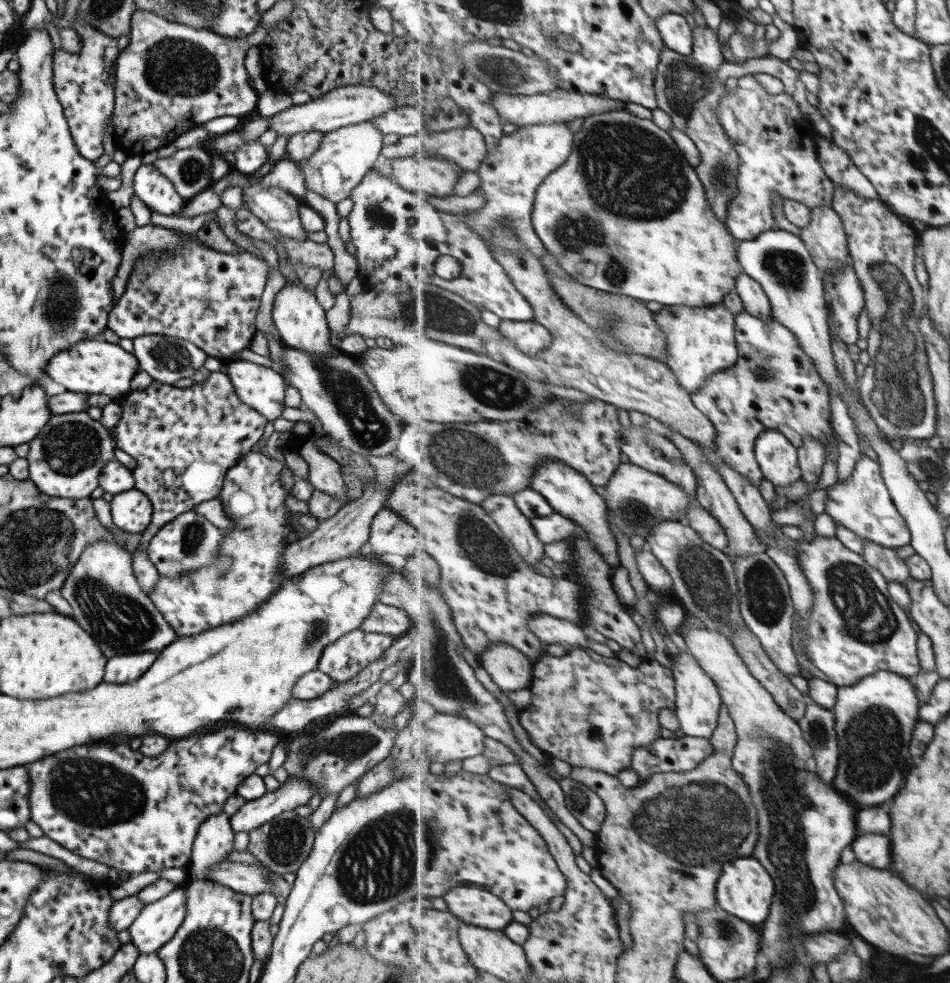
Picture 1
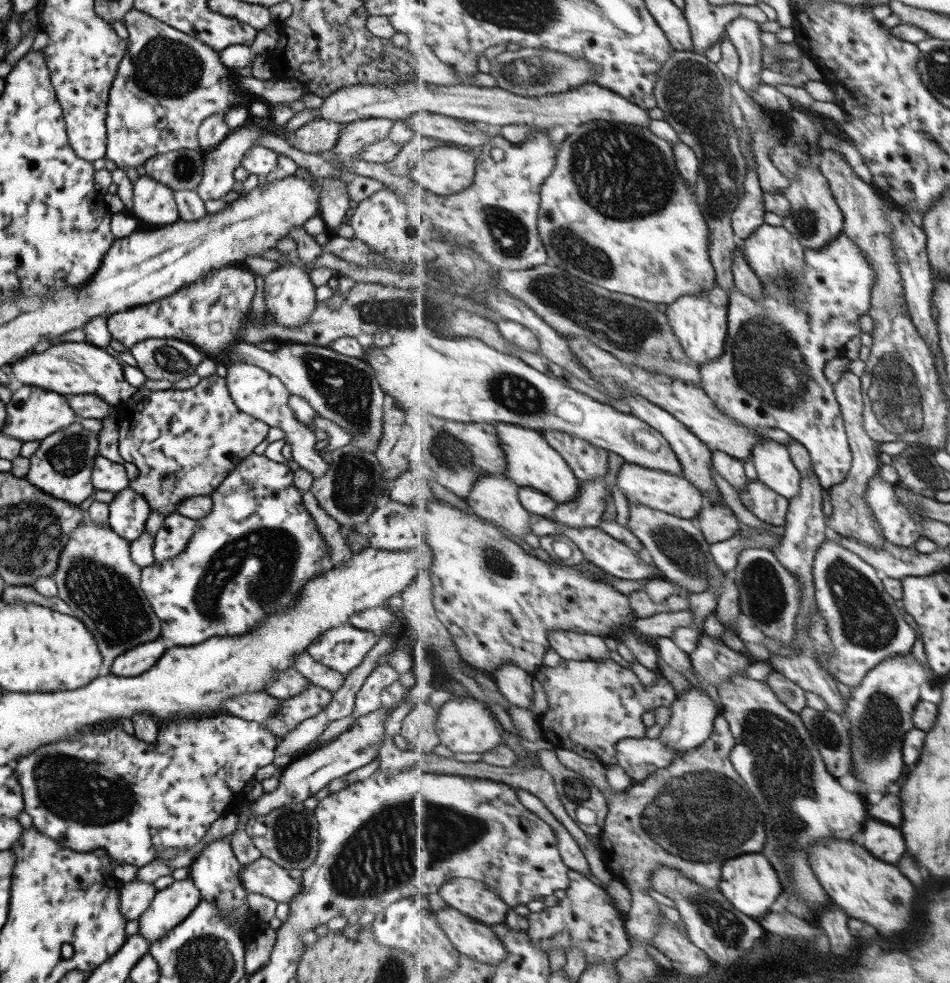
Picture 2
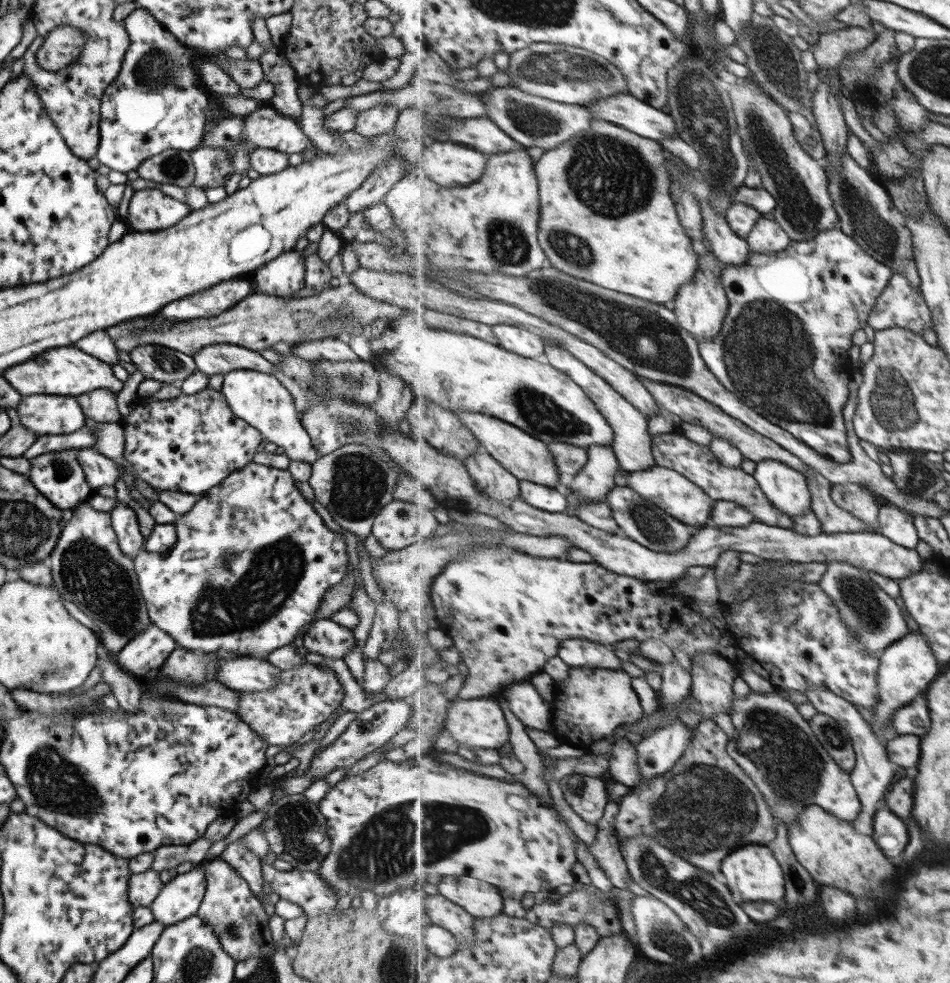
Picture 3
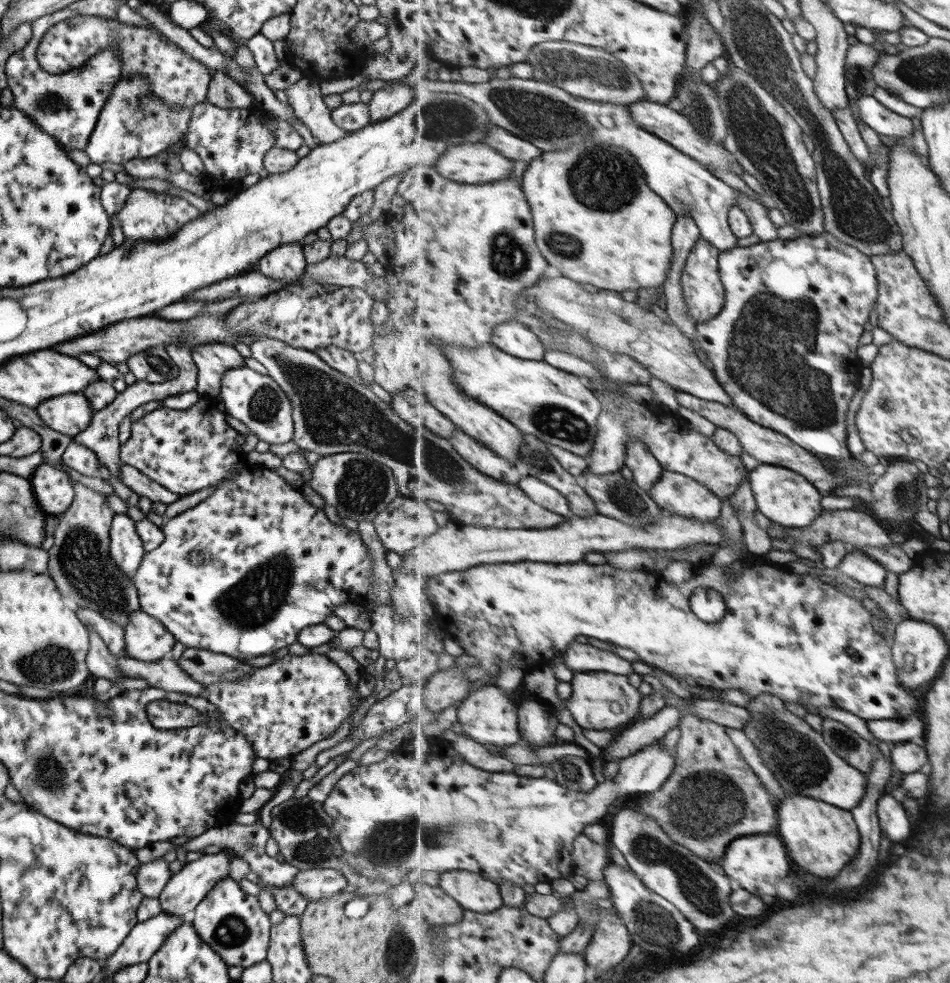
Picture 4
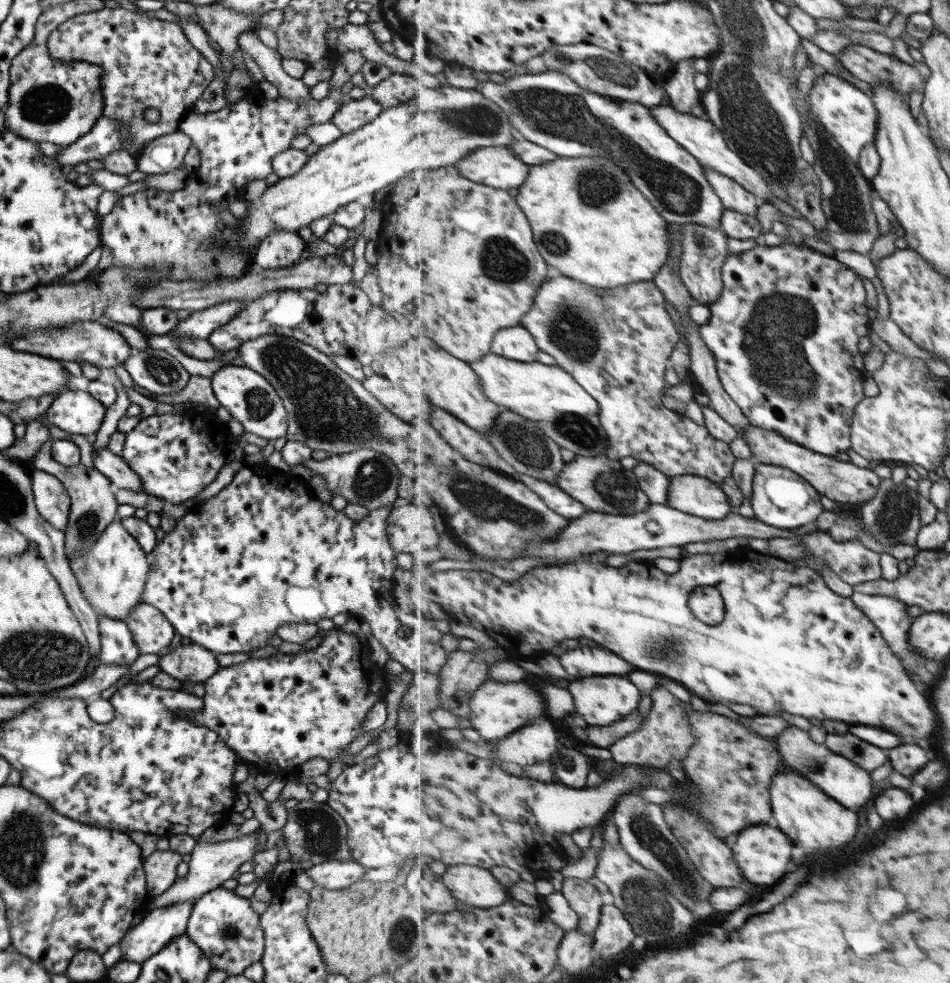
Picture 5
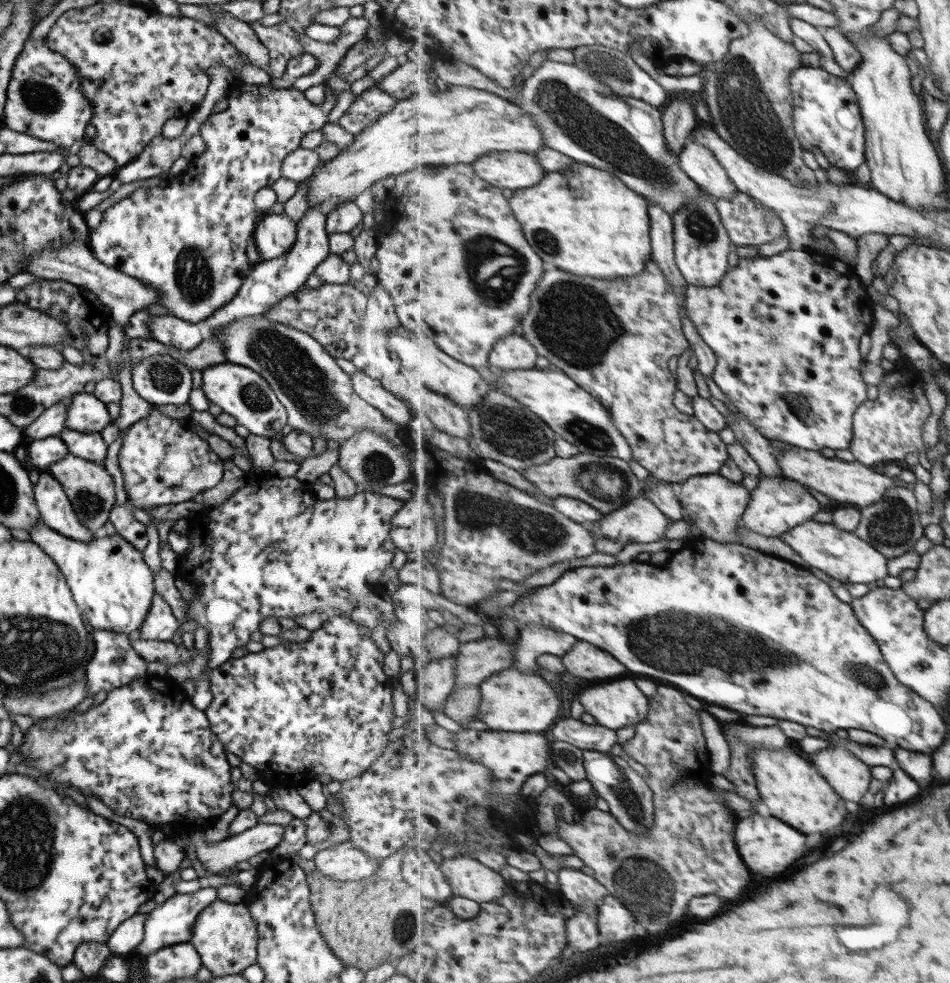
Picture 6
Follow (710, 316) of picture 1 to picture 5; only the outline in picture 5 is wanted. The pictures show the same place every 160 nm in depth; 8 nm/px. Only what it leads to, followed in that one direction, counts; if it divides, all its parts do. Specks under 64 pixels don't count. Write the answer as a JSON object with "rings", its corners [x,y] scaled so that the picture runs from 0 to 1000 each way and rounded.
{"rings":[[[732,227],[719,229],[719,261],[717,261],[716,279],[734,307],[746,311],[746,308],[753,308],[760,302],[762,295],[760,273],[764,270],[765,262],[767,262],[765,238],[760,232],[748,233]]]}

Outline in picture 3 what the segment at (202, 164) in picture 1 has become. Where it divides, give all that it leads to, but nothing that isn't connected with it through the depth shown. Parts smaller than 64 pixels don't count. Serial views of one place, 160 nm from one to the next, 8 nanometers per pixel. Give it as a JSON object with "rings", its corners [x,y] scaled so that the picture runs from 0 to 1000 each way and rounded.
{"rings":[[[177,151],[151,163],[143,173],[145,180],[167,187],[184,187],[195,190],[202,187],[204,169],[200,154]]]}

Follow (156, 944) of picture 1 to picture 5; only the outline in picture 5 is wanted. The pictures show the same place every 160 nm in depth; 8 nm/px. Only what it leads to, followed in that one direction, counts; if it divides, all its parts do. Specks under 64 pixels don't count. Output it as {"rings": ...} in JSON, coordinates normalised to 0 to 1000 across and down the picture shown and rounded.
{"rings":[[[271,847],[258,848],[254,852],[235,855],[235,857],[226,857],[226,859],[212,858],[208,857],[209,852],[204,852],[205,861],[199,870],[197,889],[193,892],[185,892],[176,905],[173,905],[167,911],[160,913],[161,922],[172,923],[196,916],[206,917],[213,909],[233,902],[233,898],[241,895],[253,879],[260,877],[271,867],[268,866]]]}

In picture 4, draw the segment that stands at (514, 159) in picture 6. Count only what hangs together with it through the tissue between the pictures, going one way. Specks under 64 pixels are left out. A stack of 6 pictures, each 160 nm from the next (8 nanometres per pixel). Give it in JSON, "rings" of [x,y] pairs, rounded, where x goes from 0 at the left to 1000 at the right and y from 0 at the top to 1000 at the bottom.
{"rings":[[[512,144],[474,149],[458,170],[479,185],[498,188],[532,184],[540,179],[540,163]]]}

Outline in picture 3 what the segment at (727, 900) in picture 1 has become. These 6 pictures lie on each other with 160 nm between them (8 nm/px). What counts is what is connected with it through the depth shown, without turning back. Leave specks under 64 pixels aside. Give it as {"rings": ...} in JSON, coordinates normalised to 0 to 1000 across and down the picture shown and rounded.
{"rings":[[[784,861],[778,863],[774,869],[761,877],[761,889],[767,895],[767,903],[780,909],[782,916],[795,918],[816,918],[826,911],[826,889],[820,875],[814,871],[812,863],[807,861]]]}

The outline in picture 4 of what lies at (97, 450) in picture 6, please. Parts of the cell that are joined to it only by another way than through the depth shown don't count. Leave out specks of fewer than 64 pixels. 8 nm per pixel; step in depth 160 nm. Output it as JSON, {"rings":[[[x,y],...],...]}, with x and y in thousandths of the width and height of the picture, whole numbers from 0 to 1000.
{"rings":[[[126,470],[126,484],[124,486],[140,502],[146,506],[155,507],[159,512],[177,514],[189,507],[188,503],[180,503],[179,498],[157,488],[148,480],[128,470]]]}

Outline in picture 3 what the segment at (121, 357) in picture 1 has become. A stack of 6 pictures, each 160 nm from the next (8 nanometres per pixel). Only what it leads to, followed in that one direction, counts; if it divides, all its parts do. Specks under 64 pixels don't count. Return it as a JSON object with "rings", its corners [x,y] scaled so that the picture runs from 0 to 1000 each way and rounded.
{"rings":[[[78,350],[54,354],[43,358],[41,362],[31,364],[28,368],[20,372],[12,372],[1,383],[20,399],[20,401],[57,401],[60,403],[80,404],[87,400],[95,400],[97,397],[112,395],[117,399],[124,400],[129,393],[126,387],[121,385],[117,372],[111,368],[94,362],[79,354]]]}

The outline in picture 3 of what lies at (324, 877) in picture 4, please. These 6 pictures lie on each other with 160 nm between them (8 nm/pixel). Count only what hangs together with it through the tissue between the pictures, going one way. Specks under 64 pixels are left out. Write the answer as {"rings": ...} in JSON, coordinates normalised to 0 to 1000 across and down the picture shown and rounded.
{"rings":[[[281,867],[274,877],[276,897],[280,897],[287,908],[315,922],[324,934],[342,930],[352,924],[354,909],[333,886],[289,885],[285,880],[289,874],[287,867]]]}

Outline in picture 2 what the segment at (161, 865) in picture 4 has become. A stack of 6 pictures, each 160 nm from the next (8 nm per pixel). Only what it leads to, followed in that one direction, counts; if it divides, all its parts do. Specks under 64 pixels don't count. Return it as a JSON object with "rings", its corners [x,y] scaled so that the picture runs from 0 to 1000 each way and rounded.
{"rings":[[[140,894],[132,898],[125,906],[124,927],[133,937],[144,935],[157,922],[163,906],[159,897]]]}

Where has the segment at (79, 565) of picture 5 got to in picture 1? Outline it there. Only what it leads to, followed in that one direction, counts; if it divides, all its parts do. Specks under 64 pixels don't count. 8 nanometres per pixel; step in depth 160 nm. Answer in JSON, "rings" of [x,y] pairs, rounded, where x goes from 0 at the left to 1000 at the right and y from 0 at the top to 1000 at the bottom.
{"rings":[[[146,498],[119,504],[116,513],[118,532],[134,542],[146,542],[158,532],[160,513]]]}

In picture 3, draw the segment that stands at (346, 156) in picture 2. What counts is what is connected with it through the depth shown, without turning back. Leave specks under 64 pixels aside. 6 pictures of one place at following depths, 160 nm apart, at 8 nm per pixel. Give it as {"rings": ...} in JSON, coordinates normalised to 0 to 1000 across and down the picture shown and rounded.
{"rings":[[[411,106],[392,108],[388,112],[376,116],[372,133],[387,140],[411,134],[415,129],[419,114],[419,110]]]}

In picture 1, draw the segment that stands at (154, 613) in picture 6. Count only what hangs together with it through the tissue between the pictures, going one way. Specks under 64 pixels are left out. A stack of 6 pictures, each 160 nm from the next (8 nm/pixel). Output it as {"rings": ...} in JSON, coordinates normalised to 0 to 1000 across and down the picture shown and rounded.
{"rings":[[[166,662],[134,665],[112,670],[107,693],[134,696],[144,692],[160,677]]]}

